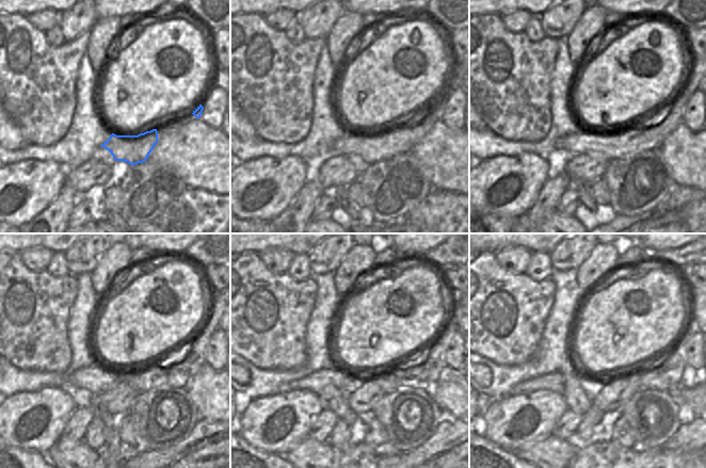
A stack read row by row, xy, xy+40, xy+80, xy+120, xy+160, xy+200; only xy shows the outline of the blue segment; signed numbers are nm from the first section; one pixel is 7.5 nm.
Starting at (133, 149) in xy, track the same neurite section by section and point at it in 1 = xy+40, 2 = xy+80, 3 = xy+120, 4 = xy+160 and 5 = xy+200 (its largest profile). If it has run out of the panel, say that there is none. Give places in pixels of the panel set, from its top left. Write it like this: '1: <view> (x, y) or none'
1: xy+40 (371, 147)
2: xy+80 (631, 141)
3: xy+120 (97, 378)
4: xy+160 (423, 374)
5: xy+200 (667, 375)

